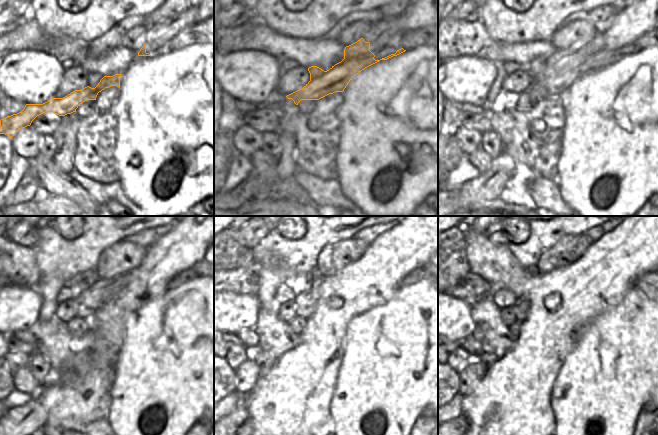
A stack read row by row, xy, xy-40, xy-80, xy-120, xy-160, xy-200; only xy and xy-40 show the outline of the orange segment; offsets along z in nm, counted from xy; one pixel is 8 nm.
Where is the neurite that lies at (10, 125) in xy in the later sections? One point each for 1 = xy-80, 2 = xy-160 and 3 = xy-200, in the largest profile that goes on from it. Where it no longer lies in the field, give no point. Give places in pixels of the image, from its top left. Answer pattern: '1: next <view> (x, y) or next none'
1: next xy-80 (551, 76)
2: next xy-160 (306, 302)
3: next xy-200 (641, 283)

